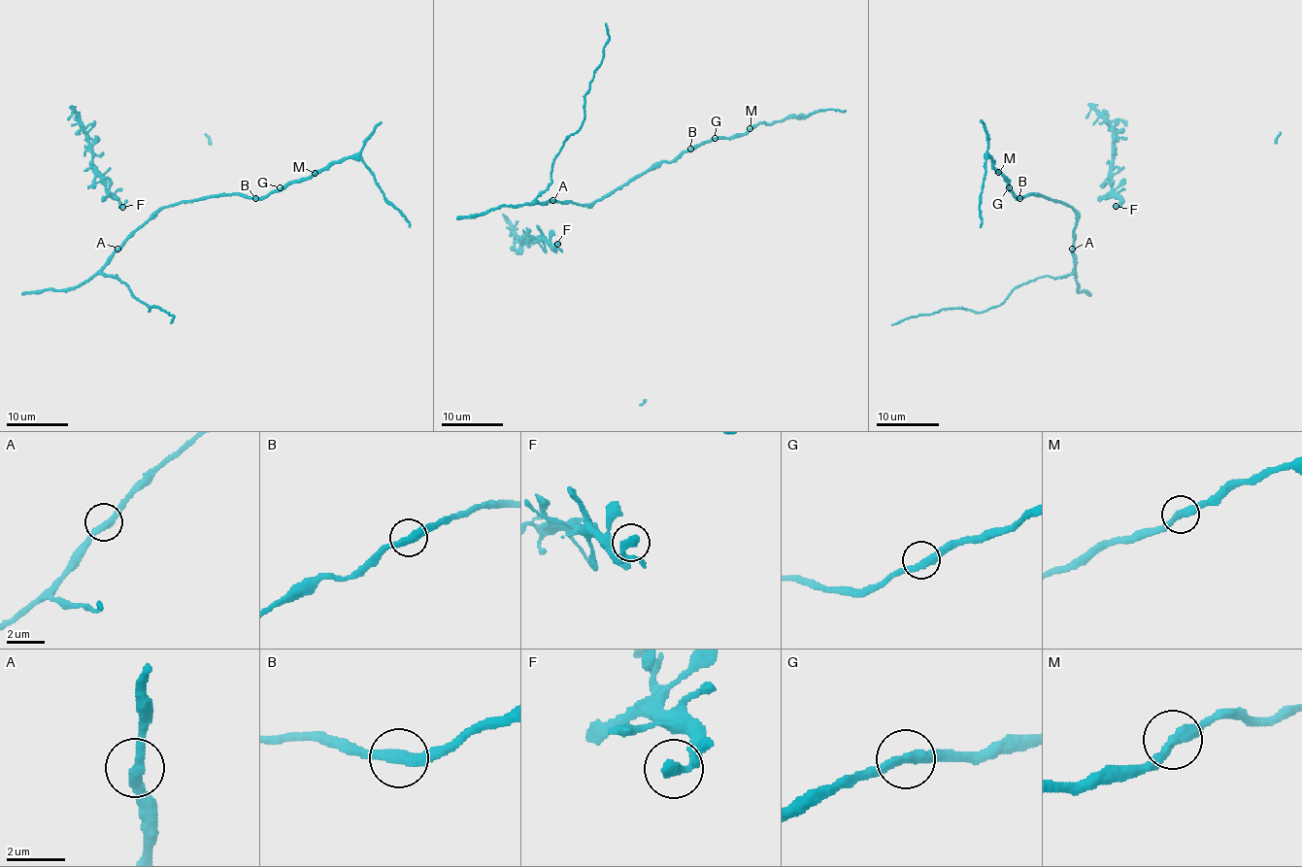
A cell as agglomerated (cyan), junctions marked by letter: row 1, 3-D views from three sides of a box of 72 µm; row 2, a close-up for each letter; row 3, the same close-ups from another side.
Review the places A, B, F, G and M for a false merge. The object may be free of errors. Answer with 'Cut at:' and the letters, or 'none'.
Cut at: M

